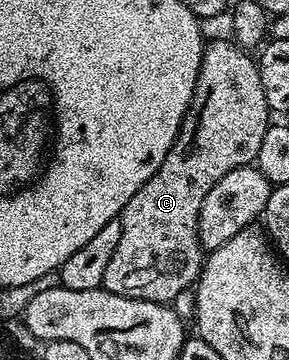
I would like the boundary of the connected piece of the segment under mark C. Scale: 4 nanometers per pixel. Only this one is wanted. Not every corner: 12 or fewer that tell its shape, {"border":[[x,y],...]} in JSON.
{"border":[[205,45],[162,168],[130,196],[103,289],[172,304],[206,257],[198,212],[256,161],[260,67]]}

